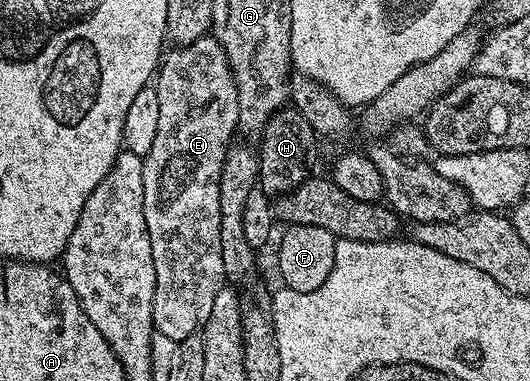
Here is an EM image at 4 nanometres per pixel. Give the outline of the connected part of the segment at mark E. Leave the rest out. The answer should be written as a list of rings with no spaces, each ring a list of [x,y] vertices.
[[[213,37],[197,39],[167,50],[156,72],[160,97],[160,122],[156,141],[143,158],[144,221],[152,241],[152,265],[156,265],[156,297],[152,297],[152,317],[155,332],[175,341],[199,334],[212,301],[227,282],[224,257],[220,257],[220,177],[224,157],[232,145],[230,139],[239,130],[238,89],[224,49]]]

